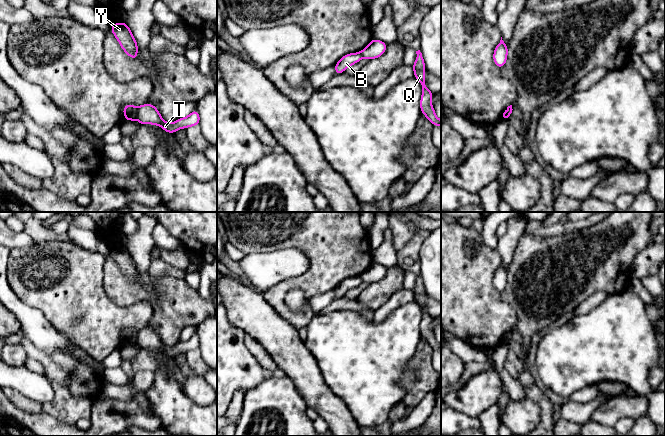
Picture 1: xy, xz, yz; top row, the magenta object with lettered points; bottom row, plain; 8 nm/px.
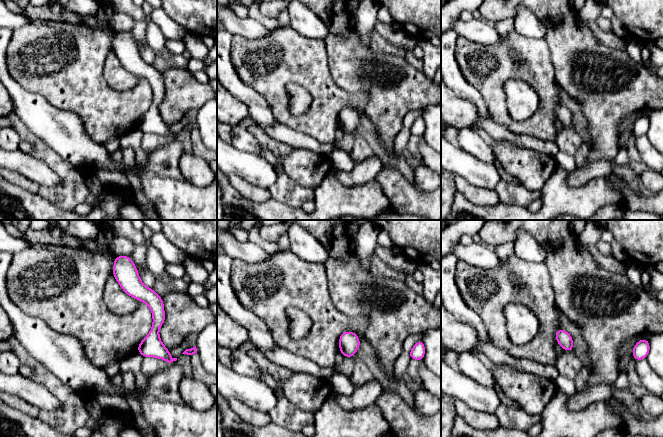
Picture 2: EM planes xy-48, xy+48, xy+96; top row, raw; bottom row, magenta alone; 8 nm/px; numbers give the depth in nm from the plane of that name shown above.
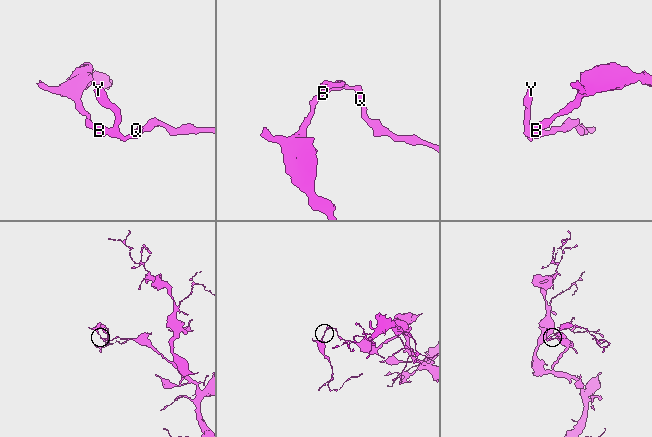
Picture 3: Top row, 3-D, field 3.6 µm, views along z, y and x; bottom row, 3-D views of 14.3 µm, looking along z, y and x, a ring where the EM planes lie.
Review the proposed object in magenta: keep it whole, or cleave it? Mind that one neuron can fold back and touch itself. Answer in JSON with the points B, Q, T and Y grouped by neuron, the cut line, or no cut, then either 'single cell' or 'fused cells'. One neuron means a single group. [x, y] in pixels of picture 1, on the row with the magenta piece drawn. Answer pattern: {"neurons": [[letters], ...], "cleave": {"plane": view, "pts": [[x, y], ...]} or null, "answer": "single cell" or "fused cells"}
{"neurons": [["B"], ["Q", "T", "Y"]], "cleave": {"plane": "xy", "pts": [[138, 107], [135, 118]]}, "answer": "fused cells"}

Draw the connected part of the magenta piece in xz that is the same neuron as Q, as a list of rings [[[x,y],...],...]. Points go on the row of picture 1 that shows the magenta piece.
[[[420,50],[416,51],[417,57],[415,63],[412,65],[414,70],[414,77],[422,85],[422,96],[420,99],[420,109],[421,113],[426,116],[426,118],[433,124],[433,126],[441,127],[441,120],[437,118],[435,114],[434,107],[431,105],[431,99],[433,98],[433,93],[426,87],[425,82],[425,63],[423,55]]]

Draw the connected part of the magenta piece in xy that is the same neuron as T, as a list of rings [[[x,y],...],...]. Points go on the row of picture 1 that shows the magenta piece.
[[[149,103],[138,107],[136,120],[138,120],[141,125],[152,124],[161,126],[165,132],[172,134],[181,128],[187,129],[190,126],[200,124],[200,116],[197,109],[195,109],[185,118],[180,117],[174,123],[168,123],[163,120],[158,109],[153,104]]]

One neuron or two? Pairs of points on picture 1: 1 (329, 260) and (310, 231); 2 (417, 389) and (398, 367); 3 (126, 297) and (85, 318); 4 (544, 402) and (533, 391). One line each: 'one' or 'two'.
1: one
2: two
3: two
4: one

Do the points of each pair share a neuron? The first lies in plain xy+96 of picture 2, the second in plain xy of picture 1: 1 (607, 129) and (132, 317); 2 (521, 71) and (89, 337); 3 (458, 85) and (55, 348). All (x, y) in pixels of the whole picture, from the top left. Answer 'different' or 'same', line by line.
1: different
2: same
3: same

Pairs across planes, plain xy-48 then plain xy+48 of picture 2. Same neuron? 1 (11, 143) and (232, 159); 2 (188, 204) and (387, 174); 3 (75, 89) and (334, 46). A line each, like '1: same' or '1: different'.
1: different
2: same
3: different

